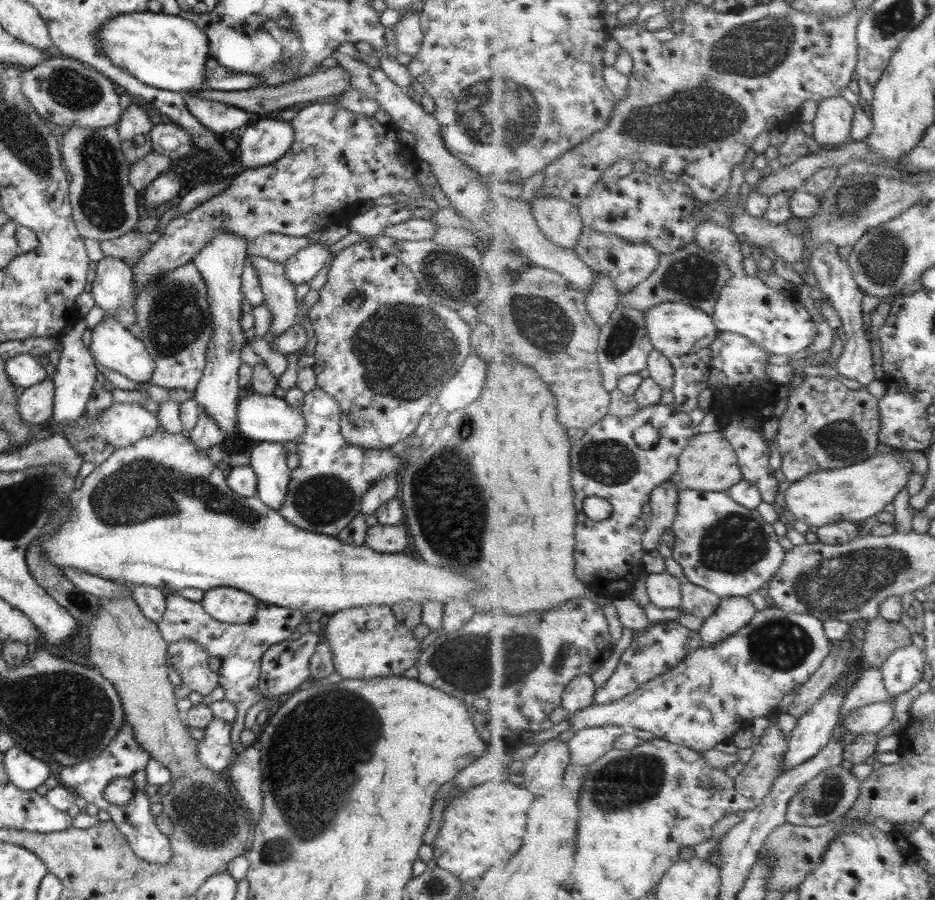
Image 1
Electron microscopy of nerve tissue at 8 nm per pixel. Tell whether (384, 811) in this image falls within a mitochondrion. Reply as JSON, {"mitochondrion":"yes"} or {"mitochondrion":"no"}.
{"mitochondrion":"no"}

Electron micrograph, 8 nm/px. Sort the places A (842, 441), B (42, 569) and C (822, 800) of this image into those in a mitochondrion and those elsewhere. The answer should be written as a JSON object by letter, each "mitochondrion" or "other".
{"A":"mitochondrion","B":"other","C":"mitochondrion"}

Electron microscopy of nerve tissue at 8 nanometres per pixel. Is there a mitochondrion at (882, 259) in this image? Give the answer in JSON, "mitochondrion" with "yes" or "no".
{"mitochondrion":"yes"}

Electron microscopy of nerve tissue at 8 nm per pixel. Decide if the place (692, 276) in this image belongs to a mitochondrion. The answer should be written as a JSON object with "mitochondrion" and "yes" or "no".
{"mitochondrion":"yes"}

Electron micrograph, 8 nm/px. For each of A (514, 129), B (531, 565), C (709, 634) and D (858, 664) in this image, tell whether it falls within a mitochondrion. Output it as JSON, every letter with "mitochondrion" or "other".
{"A":"mitochondrion","B":"other","C":"other","D":"other"}

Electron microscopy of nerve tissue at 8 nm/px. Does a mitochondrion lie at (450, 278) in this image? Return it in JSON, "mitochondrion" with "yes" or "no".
{"mitochondrion":"yes"}

